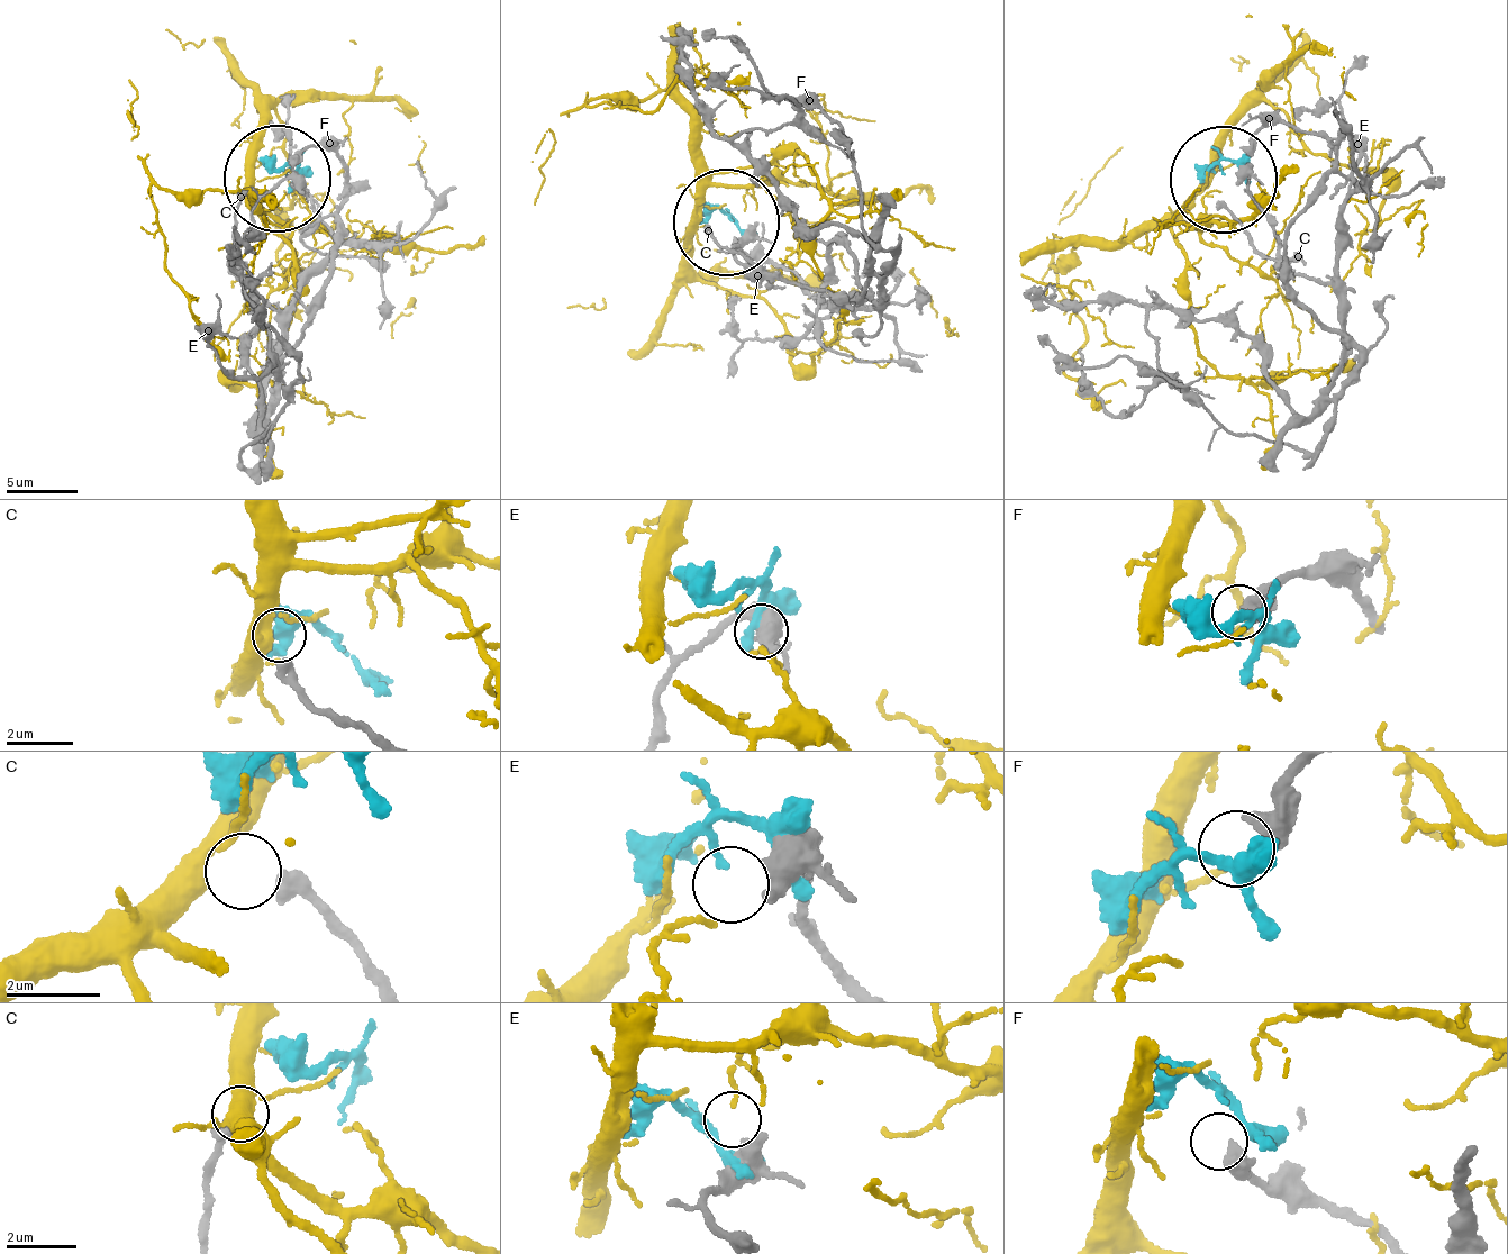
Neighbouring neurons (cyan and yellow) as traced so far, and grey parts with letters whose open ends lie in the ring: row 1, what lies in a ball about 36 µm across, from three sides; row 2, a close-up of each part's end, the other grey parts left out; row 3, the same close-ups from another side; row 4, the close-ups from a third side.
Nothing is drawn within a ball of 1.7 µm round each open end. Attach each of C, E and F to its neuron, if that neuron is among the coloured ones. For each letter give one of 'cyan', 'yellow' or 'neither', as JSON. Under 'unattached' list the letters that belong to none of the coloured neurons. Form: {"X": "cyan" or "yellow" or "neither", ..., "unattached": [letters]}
{"C": "neither", "E": "neither", "F": "neither", "unattached": ["C", "E", "F"]}

